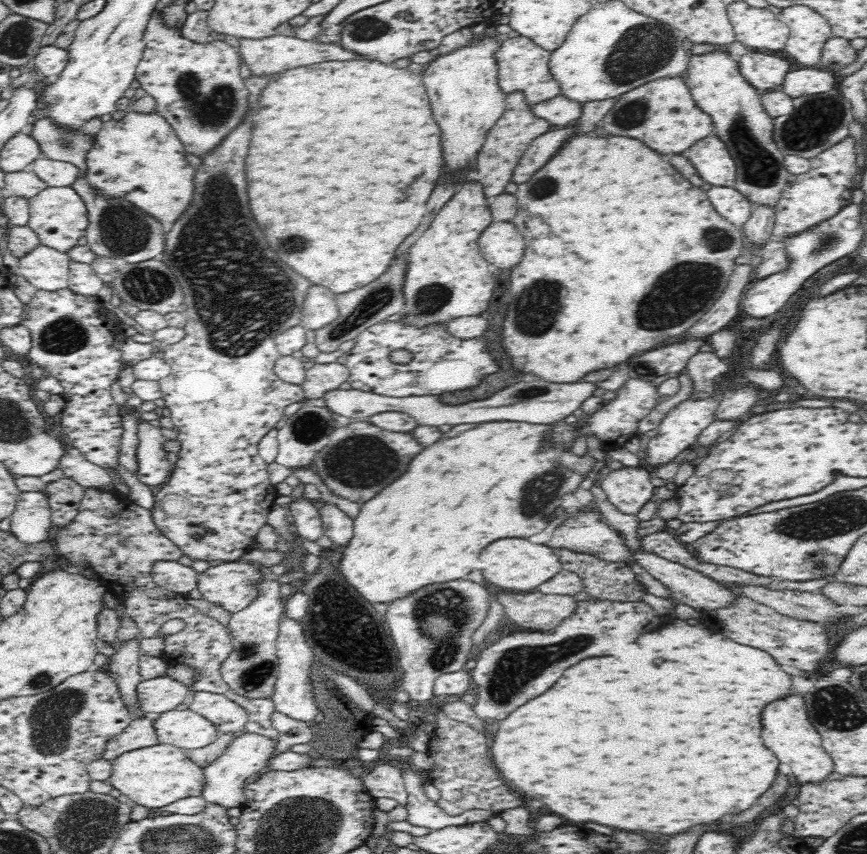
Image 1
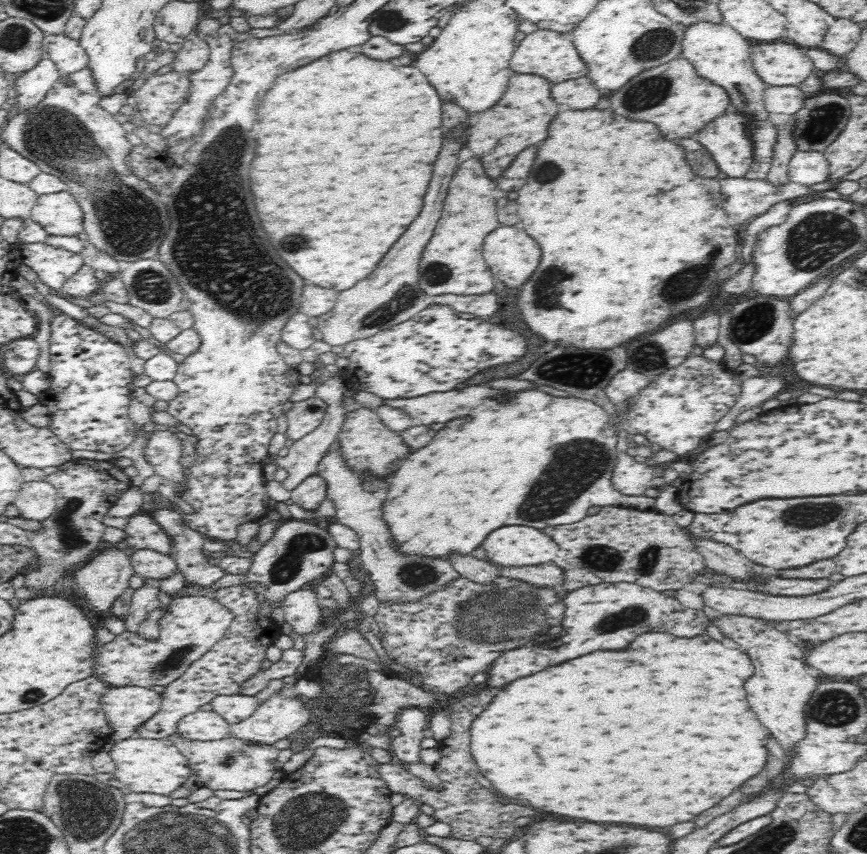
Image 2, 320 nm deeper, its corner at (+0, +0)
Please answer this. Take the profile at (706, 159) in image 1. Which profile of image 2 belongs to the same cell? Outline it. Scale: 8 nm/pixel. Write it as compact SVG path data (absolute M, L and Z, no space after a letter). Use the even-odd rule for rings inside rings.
M730 108L729 111L708 122L702 130L694 134L694 137L713 156L720 172L722 171L732 178L744 177L754 162L754 143L751 139L751 130L753 129L751 124L754 121L753 116Z

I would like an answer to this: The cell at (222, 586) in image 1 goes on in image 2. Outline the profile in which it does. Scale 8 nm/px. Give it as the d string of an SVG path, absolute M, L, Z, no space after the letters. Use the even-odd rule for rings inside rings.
M184 593L172 598L166 609L162 610L164 616L159 620L159 636L154 640L146 640L126 629L116 634L111 642L97 643L93 676L112 687L167 687L224 636L234 618L230 609L220 604L220 599L212 599L206 595ZM180 652L184 652L186 656L176 660L174 656L180 656Z

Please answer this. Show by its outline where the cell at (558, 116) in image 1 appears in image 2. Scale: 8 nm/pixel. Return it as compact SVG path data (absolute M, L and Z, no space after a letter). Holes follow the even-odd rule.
M578 78L578 80L564 80L564 82L552 83L552 98L558 104L568 104L570 108L592 108L598 104L602 94L590 78Z

